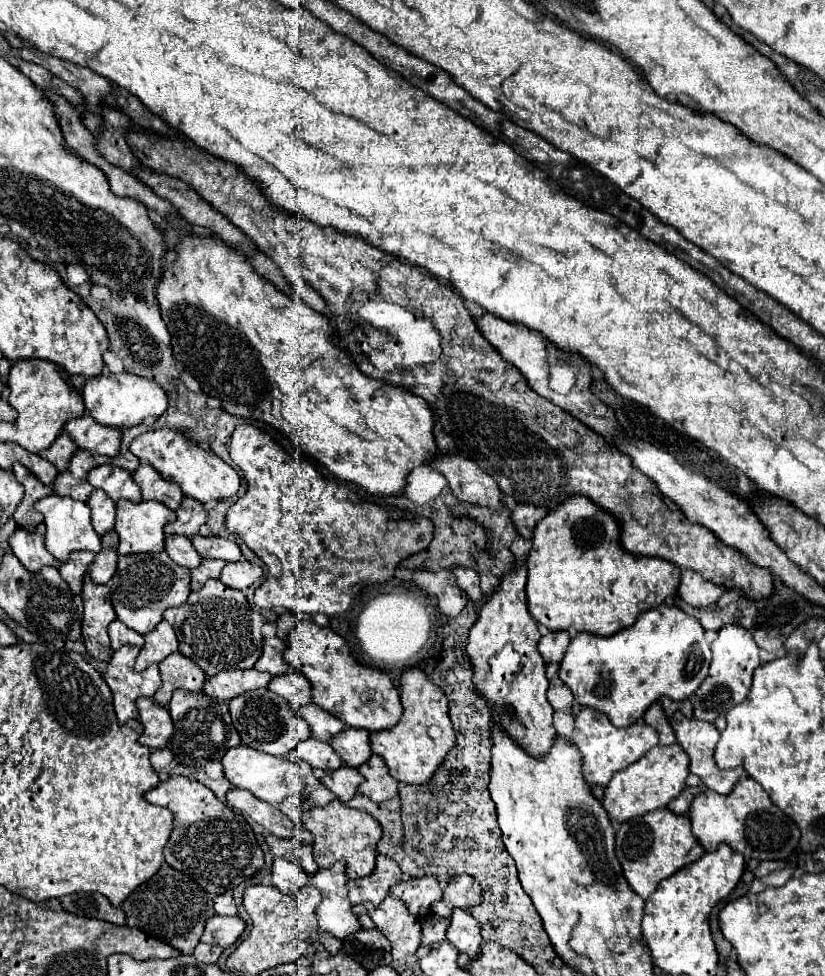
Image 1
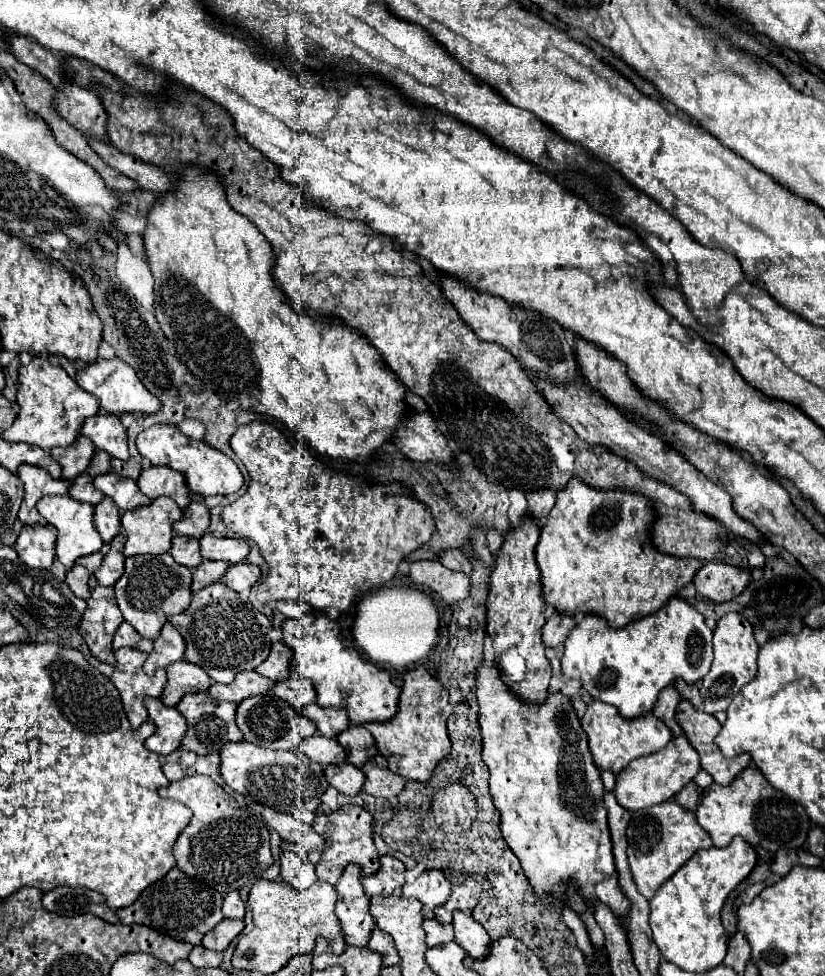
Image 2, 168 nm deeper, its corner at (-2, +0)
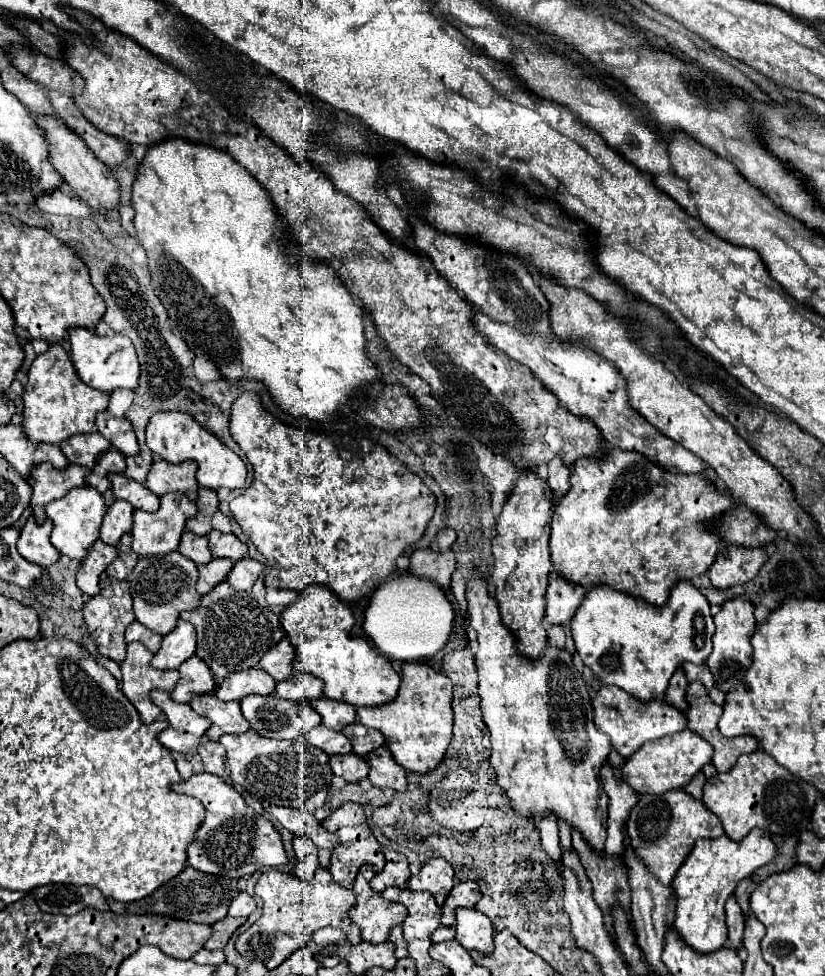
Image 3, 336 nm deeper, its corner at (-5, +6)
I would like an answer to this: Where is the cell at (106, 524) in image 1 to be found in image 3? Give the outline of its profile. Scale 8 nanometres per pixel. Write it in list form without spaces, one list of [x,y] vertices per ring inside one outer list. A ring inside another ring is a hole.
[[[114,500],[114,504],[108,506],[106,510],[102,530],[100,530],[100,540],[106,544],[116,544],[122,534],[130,532],[132,512],[134,508],[126,500]]]

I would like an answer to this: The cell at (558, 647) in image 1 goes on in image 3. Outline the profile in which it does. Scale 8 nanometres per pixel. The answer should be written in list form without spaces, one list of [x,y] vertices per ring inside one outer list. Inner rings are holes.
[[[550,572],[550,586],[546,592],[546,616],[544,620],[552,626],[568,622],[578,606],[582,604],[586,590],[576,584],[566,584],[566,580],[558,580],[558,574]]]

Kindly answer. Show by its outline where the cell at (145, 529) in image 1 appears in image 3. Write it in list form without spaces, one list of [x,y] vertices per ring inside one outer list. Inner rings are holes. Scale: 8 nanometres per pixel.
[[[178,492],[164,494],[160,498],[160,508],[156,512],[134,510],[134,526],[132,526],[132,550],[138,556],[160,556],[172,550],[178,550],[180,536],[184,532],[184,524],[188,518],[196,514],[196,504]]]

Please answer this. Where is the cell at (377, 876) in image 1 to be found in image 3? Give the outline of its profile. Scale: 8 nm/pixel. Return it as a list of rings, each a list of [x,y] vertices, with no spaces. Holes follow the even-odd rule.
[[[384,850],[386,856],[386,866],[382,872],[378,872],[372,880],[370,880],[370,888],[374,888],[376,892],[382,892],[388,886],[406,886],[408,878],[410,878],[410,868],[408,868],[408,860],[404,854],[394,852],[394,850]]]

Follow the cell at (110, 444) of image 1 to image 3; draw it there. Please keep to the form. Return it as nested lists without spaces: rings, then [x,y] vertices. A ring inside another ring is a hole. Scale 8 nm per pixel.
[[[108,410],[98,412],[96,414],[96,426],[98,432],[110,440],[110,444],[120,450],[124,456],[134,456],[138,454],[138,444],[136,444],[136,436],[132,430],[132,424],[128,420],[122,418],[114,418]]]

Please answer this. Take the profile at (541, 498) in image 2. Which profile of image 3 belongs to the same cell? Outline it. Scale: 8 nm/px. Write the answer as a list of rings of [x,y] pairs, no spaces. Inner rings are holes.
[[[554,458],[548,464],[548,480],[546,482],[552,488],[556,500],[560,500],[568,492],[568,488],[570,488],[568,478],[570,478],[570,468],[566,468],[560,458]]]

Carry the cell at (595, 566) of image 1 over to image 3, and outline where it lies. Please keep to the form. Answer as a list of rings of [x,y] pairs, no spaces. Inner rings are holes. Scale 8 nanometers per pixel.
[[[610,450],[602,460],[578,460],[572,468],[570,490],[554,508],[550,534],[552,564],[566,582],[586,590],[610,586],[660,606],[666,604],[670,590],[680,580],[692,580],[710,568],[720,548],[720,538],[710,530],[710,522],[732,506],[732,498],[706,484],[702,476],[682,476],[658,468],[638,452]]]

